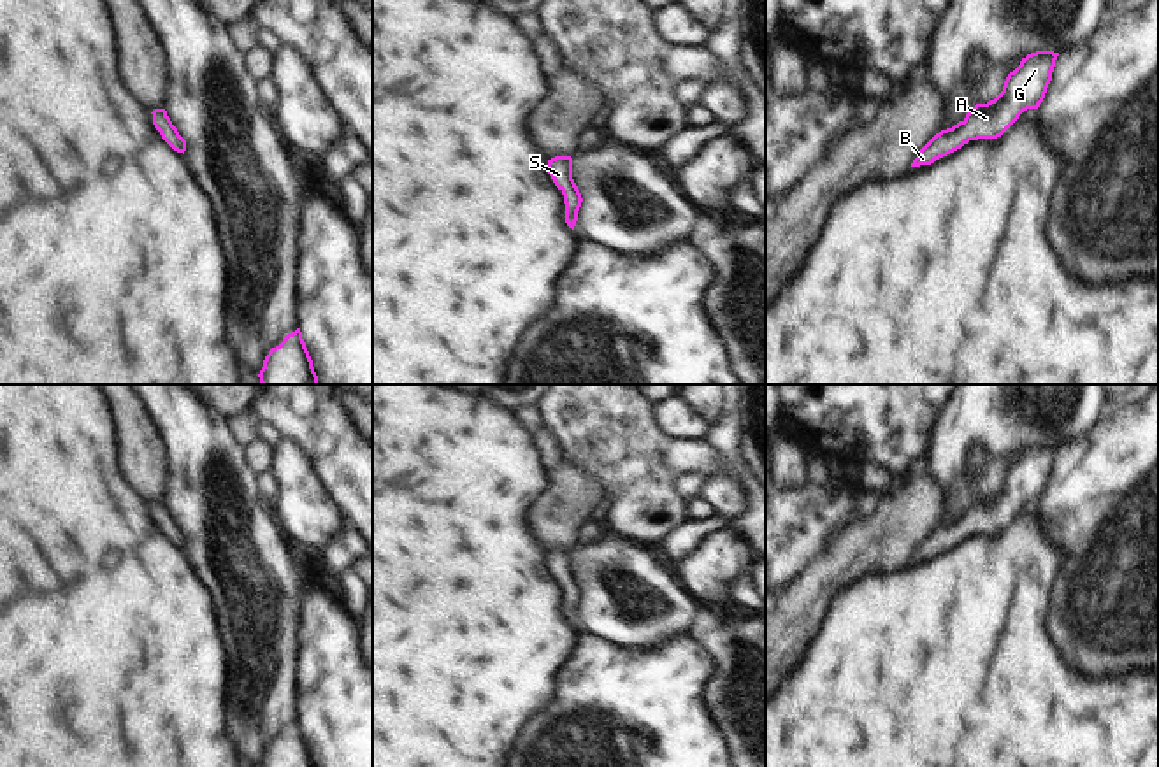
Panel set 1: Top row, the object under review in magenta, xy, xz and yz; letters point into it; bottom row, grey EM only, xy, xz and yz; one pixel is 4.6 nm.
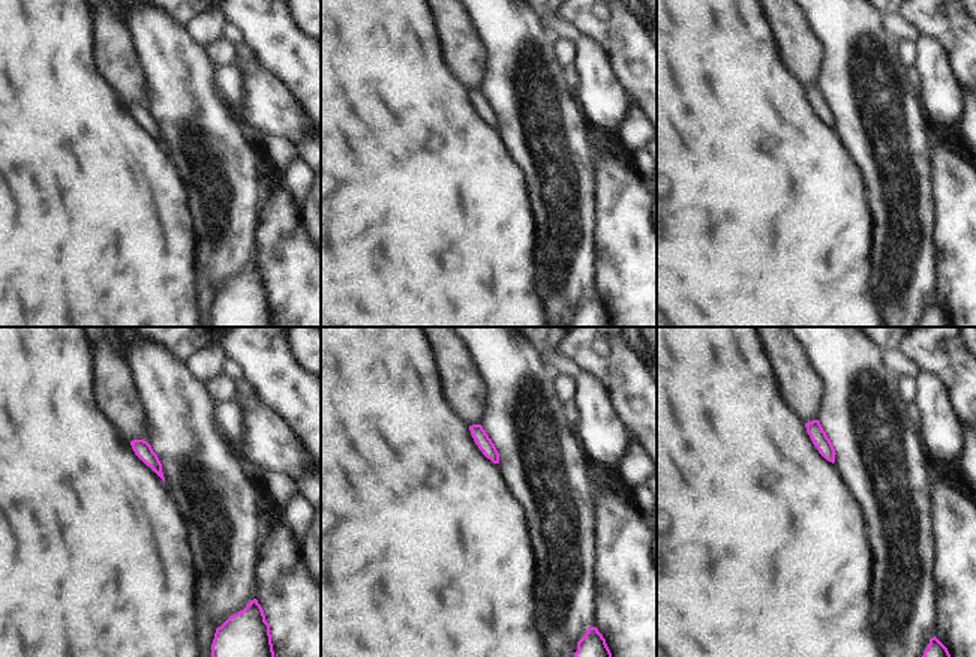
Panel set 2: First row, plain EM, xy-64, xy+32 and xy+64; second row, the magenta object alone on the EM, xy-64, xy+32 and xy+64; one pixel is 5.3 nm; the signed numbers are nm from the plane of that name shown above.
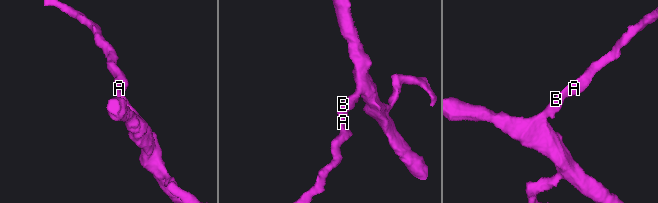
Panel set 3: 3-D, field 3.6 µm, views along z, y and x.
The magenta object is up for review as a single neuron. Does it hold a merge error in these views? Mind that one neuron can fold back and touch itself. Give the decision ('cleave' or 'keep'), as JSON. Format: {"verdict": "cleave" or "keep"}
{"verdict": "keep"}

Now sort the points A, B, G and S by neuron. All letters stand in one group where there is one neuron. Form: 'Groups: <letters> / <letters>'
Groups: A B G S

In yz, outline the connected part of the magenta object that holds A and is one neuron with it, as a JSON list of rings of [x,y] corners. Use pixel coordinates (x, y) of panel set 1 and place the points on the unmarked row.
[[[1036,444],[1008,467],[1003,484],[987,497],[976,497],[962,514],[936,527],[911,560],[931,558],[969,534],[1001,530],[1027,502],[1038,502],[1052,474],[1059,446]]]

